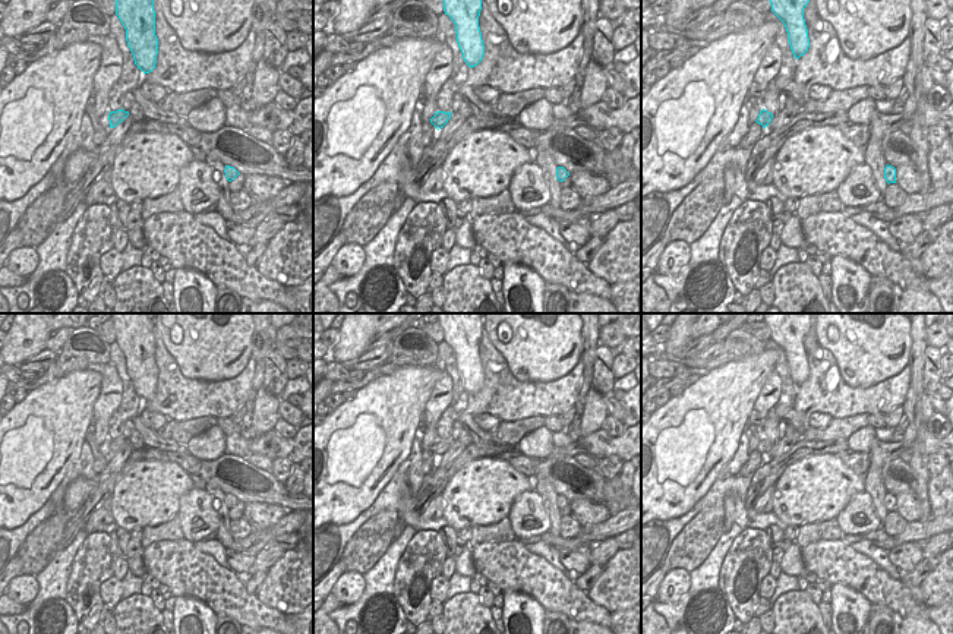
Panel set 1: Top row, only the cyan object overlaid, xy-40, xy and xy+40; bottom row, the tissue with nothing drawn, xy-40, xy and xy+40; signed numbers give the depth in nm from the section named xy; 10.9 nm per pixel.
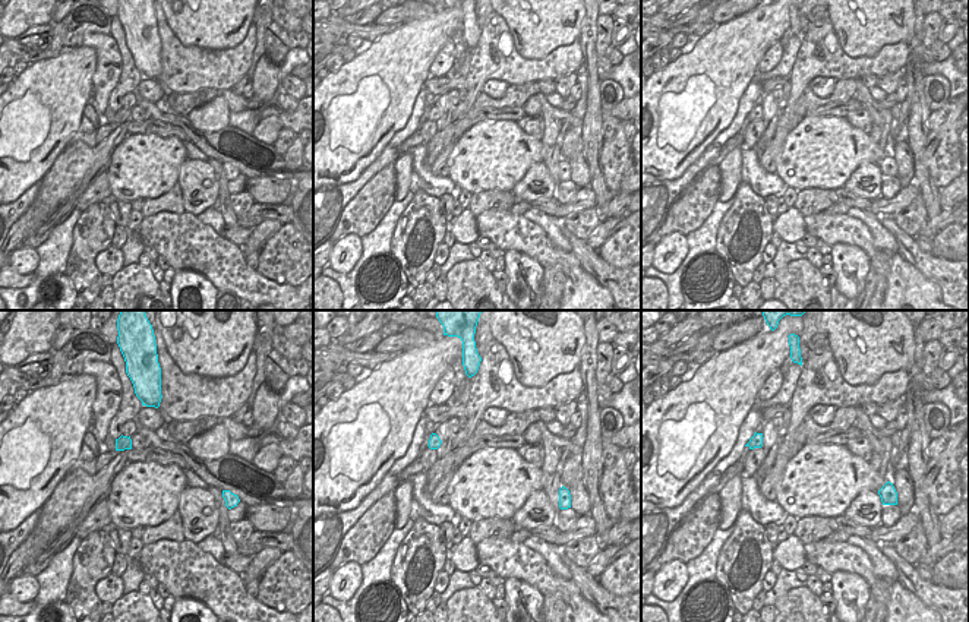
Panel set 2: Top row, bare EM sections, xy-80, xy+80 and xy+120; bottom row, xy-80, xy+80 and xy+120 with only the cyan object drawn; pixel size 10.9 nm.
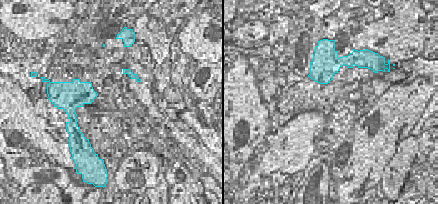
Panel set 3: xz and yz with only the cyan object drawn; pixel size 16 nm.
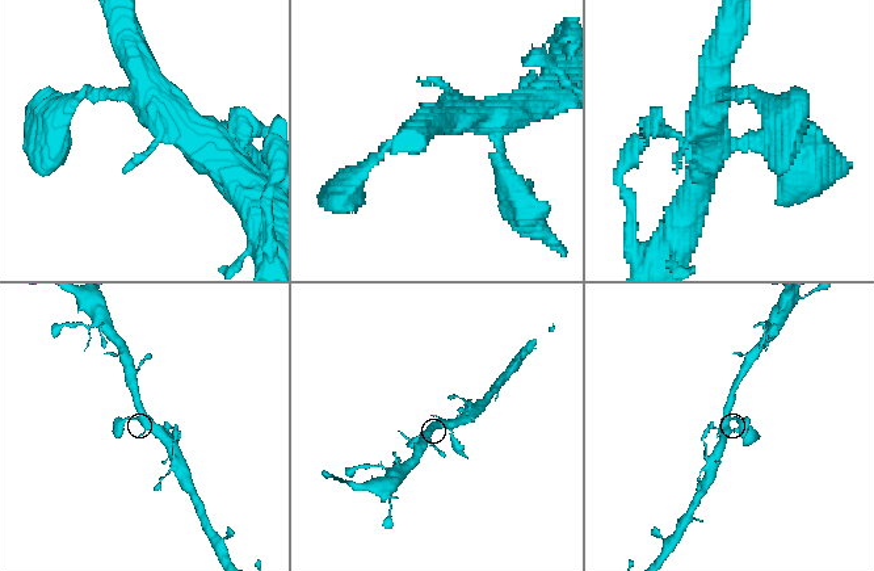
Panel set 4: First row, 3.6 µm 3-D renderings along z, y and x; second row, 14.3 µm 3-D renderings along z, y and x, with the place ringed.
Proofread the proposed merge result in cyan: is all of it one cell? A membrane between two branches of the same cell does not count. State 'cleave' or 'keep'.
keep

